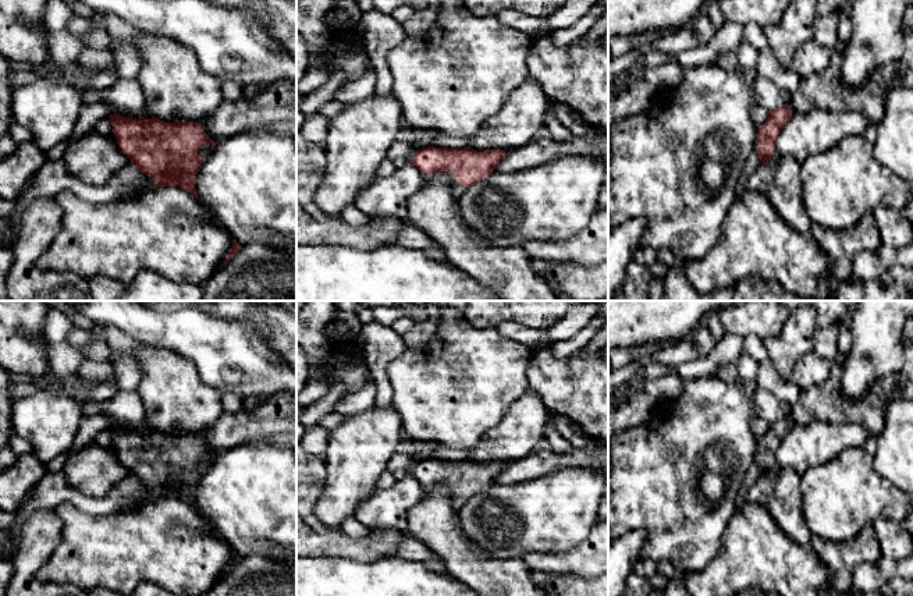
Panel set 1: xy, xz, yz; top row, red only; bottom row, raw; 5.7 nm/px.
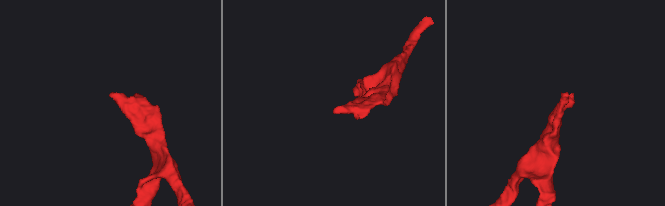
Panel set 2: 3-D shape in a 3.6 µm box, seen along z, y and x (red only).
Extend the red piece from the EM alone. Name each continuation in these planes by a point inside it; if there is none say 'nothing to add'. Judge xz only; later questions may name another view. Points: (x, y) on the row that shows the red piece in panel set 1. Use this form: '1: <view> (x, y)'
1: xz (458, 190)

